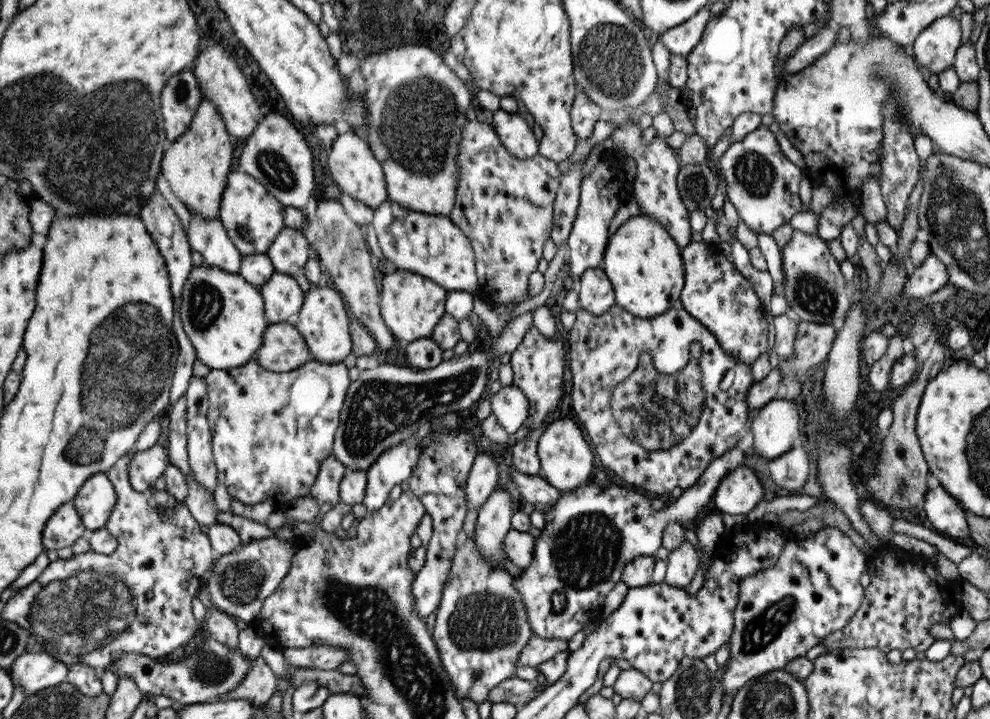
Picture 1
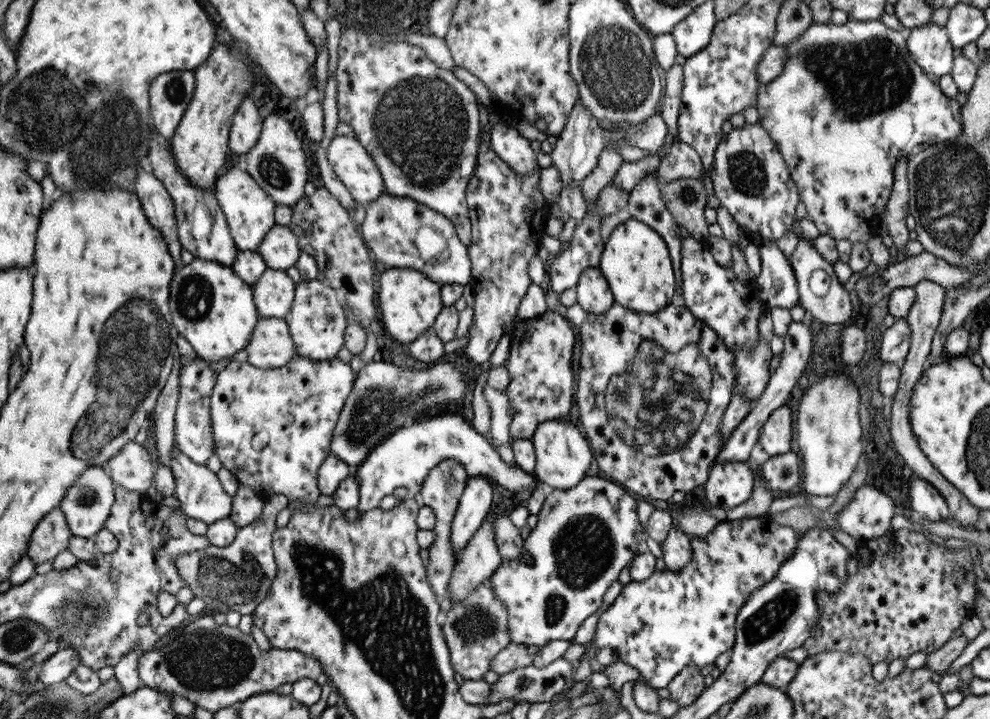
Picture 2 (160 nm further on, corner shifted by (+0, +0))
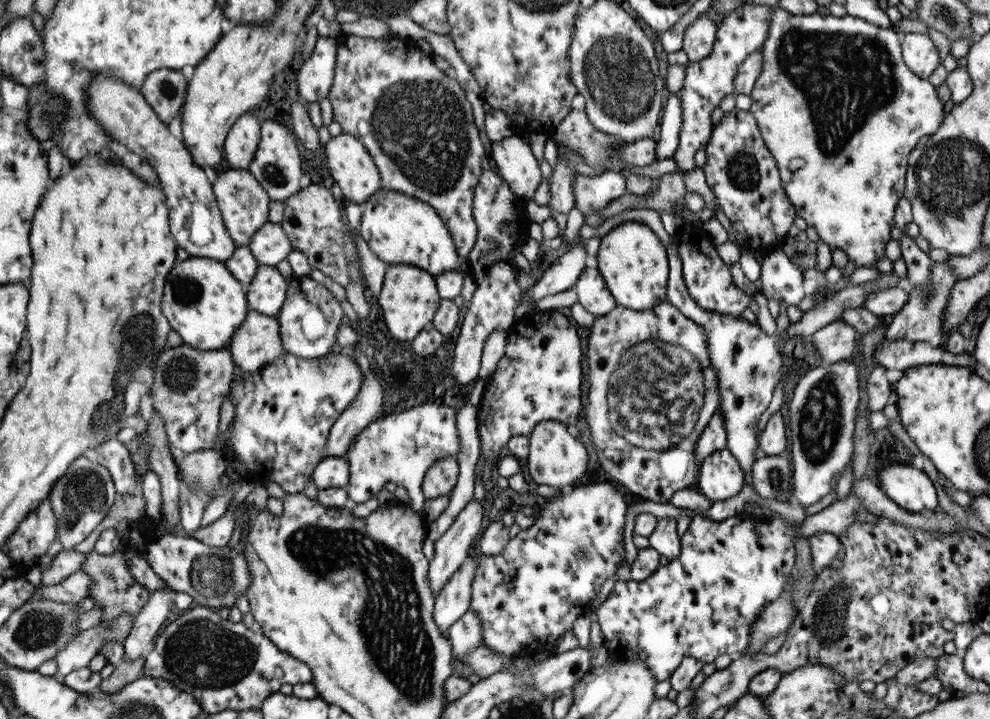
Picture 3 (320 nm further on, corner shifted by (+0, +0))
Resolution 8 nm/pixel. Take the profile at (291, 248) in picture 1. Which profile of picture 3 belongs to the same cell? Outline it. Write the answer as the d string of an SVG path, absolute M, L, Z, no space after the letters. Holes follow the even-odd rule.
M269 221L251 235L247 247L258 265L269 267L275 267L277 262L285 260L293 249L283 229Z

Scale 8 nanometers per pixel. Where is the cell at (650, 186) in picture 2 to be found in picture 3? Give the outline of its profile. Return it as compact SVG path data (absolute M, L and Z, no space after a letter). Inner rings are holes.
M673 242L666 248L668 277L666 280L666 300L683 316L701 327L708 344L708 357L718 376L719 402L716 412L722 415L725 431L725 446L738 462L741 472L750 472L758 449L757 420L771 401L772 392L782 378L781 357L773 343L774 337L765 334L757 323L736 319L721 313L712 313L698 307L686 291L681 272L681 262L677 246Z

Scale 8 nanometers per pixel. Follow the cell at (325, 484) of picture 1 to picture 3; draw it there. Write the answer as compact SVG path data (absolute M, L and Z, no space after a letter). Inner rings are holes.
M323 457L313 469L310 478L317 489L339 488L348 483L348 462L344 457Z

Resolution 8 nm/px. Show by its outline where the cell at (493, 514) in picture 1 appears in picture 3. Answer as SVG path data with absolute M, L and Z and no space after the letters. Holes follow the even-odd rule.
M478 555L463 561L462 567L456 570L444 584L439 594L434 596L433 623L446 637L446 631L467 610L471 600L471 581L476 567Z

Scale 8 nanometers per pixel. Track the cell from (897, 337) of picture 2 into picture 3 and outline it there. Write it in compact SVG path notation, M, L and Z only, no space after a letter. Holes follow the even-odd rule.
M932 262L928 272L926 288L930 290L925 296L918 288L913 287L907 291L908 297L905 304L894 314L892 319L885 326L885 338L904 338L910 341L928 341L939 343L940 328L942 327L943 311L953 285L956 283L956 274L950 266L943 262Z

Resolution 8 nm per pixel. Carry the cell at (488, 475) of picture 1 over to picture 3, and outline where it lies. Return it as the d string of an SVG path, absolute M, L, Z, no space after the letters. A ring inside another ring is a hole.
M470 496L469 502L456 514L454 521L450 524L450 527L443 533L437 540L434 540L434 555L431 560L428 560L428 583L429 589L433 593L441 591L444 584L452 577L452 574L462 567L463 561L467 557L467 550L469 550L469 544L471 540L475 538L475 535L481 533L484 527L484 522L481 520L481 506L475 499Z

